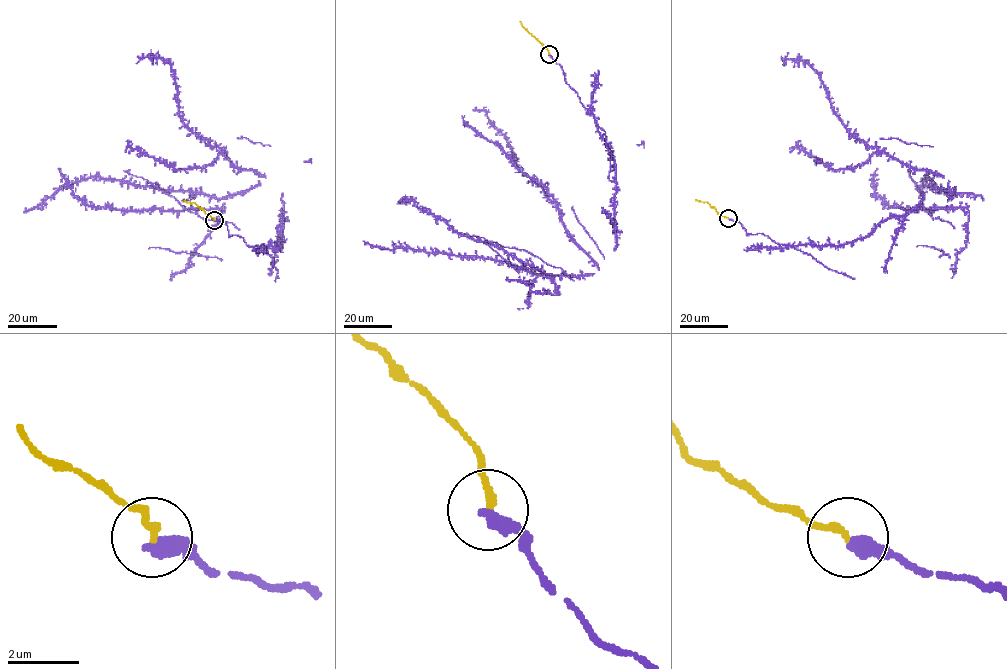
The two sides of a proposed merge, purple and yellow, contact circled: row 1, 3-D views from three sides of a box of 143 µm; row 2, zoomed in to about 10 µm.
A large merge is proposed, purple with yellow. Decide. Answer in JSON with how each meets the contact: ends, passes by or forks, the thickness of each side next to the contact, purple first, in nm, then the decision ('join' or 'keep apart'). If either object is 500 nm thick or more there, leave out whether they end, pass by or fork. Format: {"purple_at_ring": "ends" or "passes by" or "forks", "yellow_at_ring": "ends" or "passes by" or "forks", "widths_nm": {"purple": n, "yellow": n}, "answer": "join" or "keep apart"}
{"purple_at_ring": "ends", "yellow_at_ring": "ends", "widths_nm": {"purple": 400, "yellow": 200}, "answer": "join"}

